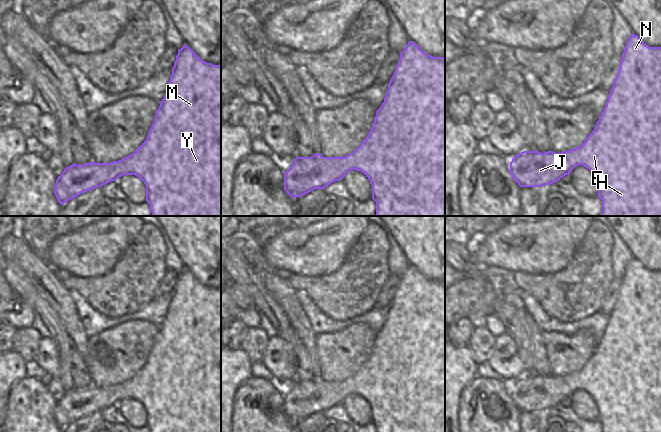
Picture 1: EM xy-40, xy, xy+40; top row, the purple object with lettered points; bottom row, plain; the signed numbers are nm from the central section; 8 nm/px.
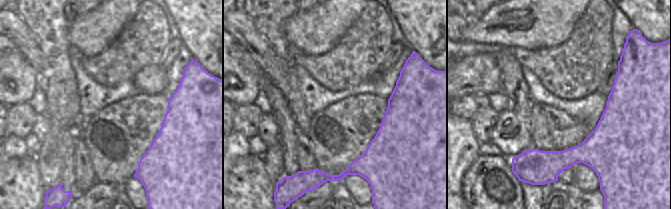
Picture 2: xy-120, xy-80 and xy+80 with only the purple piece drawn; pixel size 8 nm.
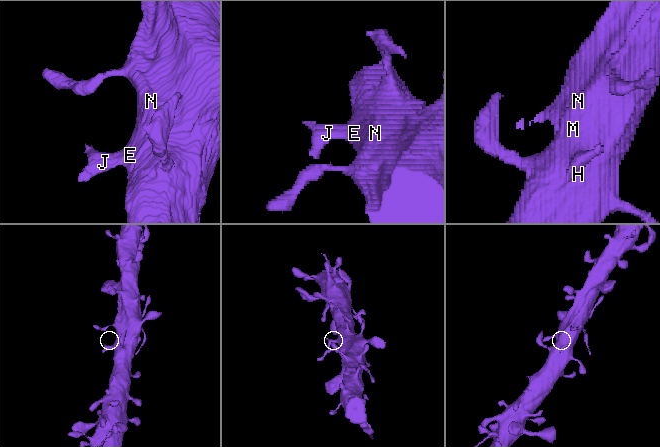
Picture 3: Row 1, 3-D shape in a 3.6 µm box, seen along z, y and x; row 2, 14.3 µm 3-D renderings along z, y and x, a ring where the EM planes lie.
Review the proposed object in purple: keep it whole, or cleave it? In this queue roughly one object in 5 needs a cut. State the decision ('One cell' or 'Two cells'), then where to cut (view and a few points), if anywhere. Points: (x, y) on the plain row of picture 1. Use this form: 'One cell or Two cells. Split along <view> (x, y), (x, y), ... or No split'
One cell. No split.

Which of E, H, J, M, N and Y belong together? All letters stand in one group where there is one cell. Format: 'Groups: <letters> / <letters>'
Groups: E H J M N Y.

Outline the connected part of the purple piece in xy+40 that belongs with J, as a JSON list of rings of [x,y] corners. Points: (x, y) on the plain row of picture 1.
[[[631,258],[626,266],[620,292],[610,314],[606,330],[588,362],[577,372],[561,377],[547,375],[523,375],[517,378],[510,386],[510,398],[520,411],[541,411],[551,409],[560,404],[577,390],[583,389],[590,394],[598,408],[598,421],[602,424],[602,432],[661,432],[661,271],[649,271],[640,261]]]

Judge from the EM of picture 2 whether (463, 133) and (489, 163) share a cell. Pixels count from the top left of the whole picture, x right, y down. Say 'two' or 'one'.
two

